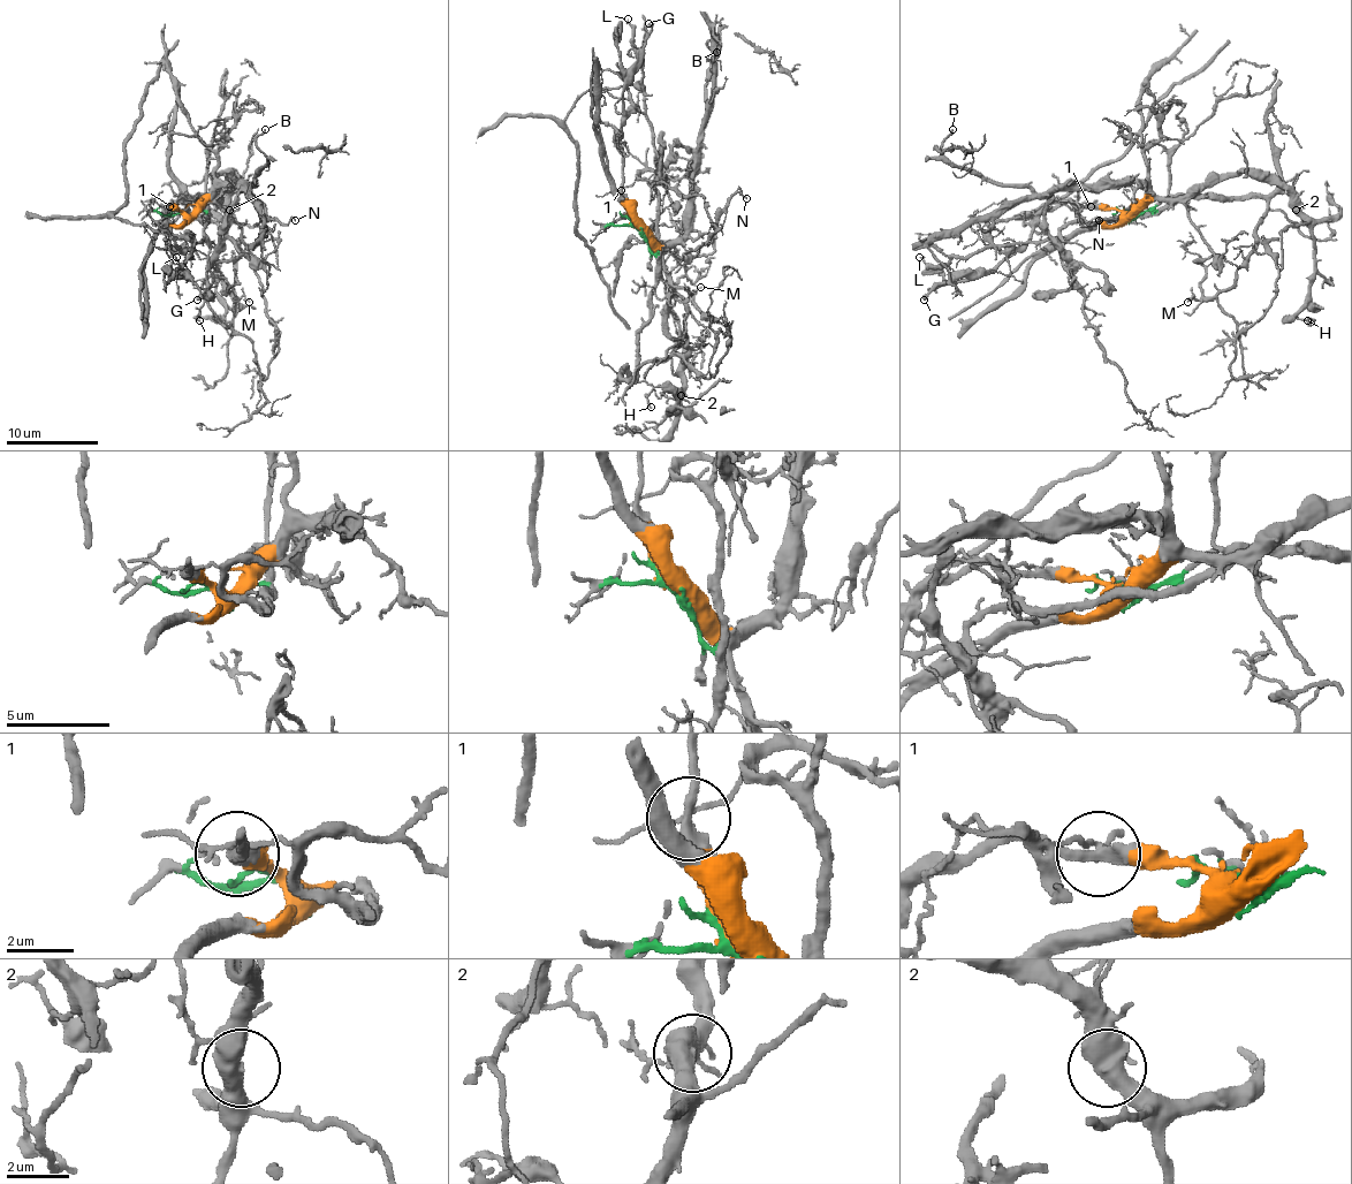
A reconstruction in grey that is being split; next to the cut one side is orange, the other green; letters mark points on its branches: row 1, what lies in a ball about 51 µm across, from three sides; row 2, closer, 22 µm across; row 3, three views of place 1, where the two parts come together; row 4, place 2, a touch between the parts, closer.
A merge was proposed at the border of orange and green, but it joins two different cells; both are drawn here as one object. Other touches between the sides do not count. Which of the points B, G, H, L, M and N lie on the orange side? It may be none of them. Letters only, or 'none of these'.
B, G, H, N

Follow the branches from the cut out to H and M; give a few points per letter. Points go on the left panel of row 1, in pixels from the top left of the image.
H: (185, 215), (218, 197), (215, 179), (229, 169), (232, 192), (215, 286), (225, 311), (195, 318), (199, 320)
M: (185, 215), (204, 209), (204, 197), (185, 197), (188, 211), (211, 220), (234, 243), (234, 297), (250, 302)

